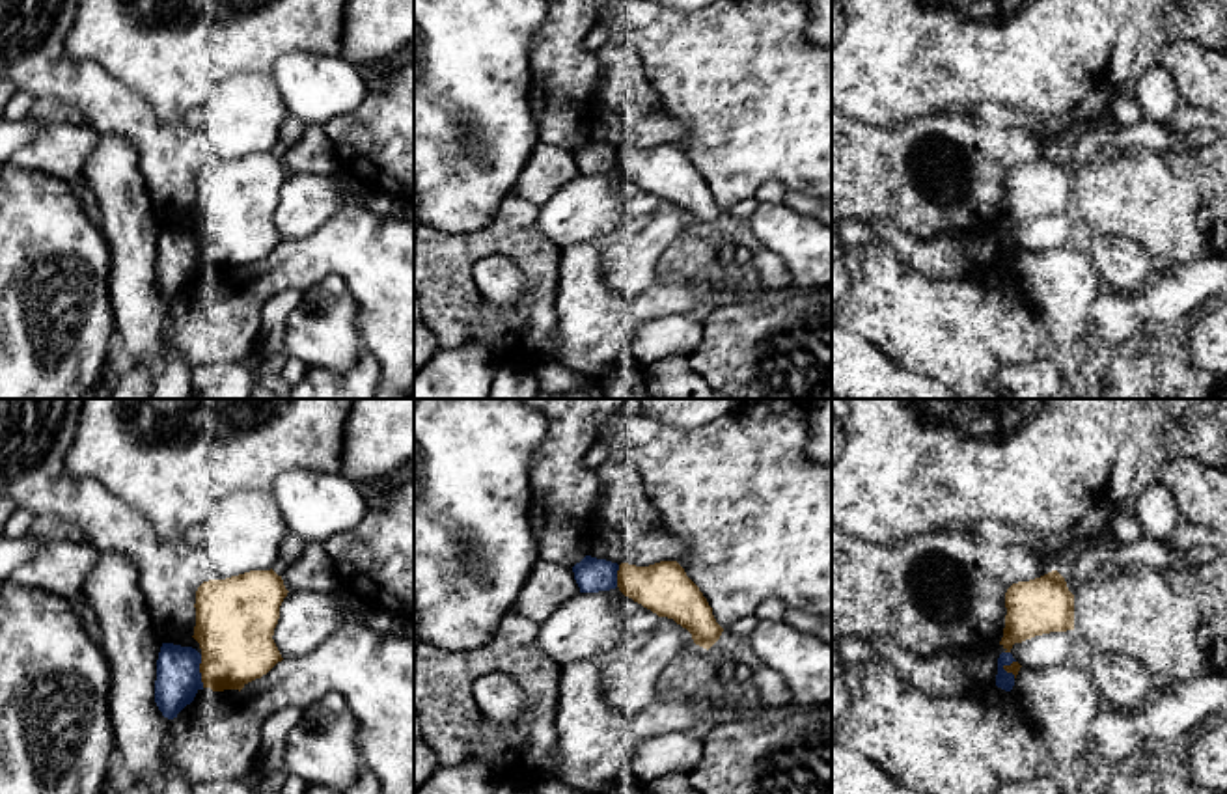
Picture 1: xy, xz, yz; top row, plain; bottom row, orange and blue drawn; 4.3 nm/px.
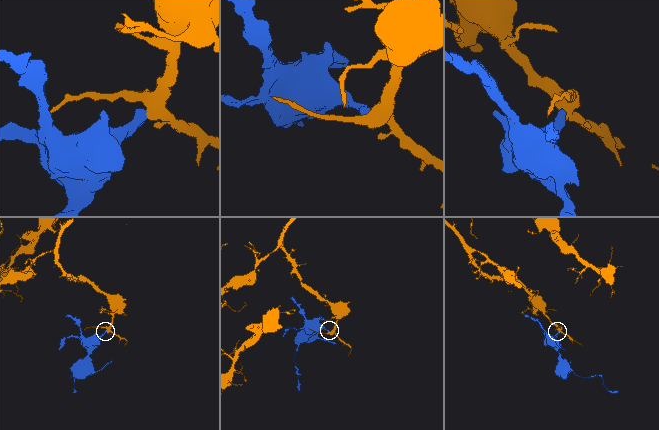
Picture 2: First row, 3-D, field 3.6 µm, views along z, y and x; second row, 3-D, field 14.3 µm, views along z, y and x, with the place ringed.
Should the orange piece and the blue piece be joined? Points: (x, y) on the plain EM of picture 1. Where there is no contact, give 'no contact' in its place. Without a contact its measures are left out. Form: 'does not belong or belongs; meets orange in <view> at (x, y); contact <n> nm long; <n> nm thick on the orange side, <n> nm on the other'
does not belong; meets orange in xy at (200, 254); contact 140 nm long; 340 nm thick on the orange side, 190 nm on the other

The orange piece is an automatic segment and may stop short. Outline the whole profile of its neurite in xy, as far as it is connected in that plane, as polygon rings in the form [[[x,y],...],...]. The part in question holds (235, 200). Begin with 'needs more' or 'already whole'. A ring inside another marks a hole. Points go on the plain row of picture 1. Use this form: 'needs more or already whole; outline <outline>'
already whole; outline [[[272,151],[198,170],[192,220],[201,231],[203,270],[241,274],[283,242],[272,218],[287,175]]]

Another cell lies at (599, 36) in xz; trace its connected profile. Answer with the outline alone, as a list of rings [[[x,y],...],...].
[[[599,21],[586,35],[586,50],[597,54],[610,41],[610,28],[606,21]]]

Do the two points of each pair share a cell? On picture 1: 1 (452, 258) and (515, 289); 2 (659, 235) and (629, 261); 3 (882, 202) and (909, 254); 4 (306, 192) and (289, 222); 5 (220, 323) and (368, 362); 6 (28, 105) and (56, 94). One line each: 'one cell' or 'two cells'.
1: two cells
2: one cell
3: two cells
4: one cell
5: two cells
6: two cells

